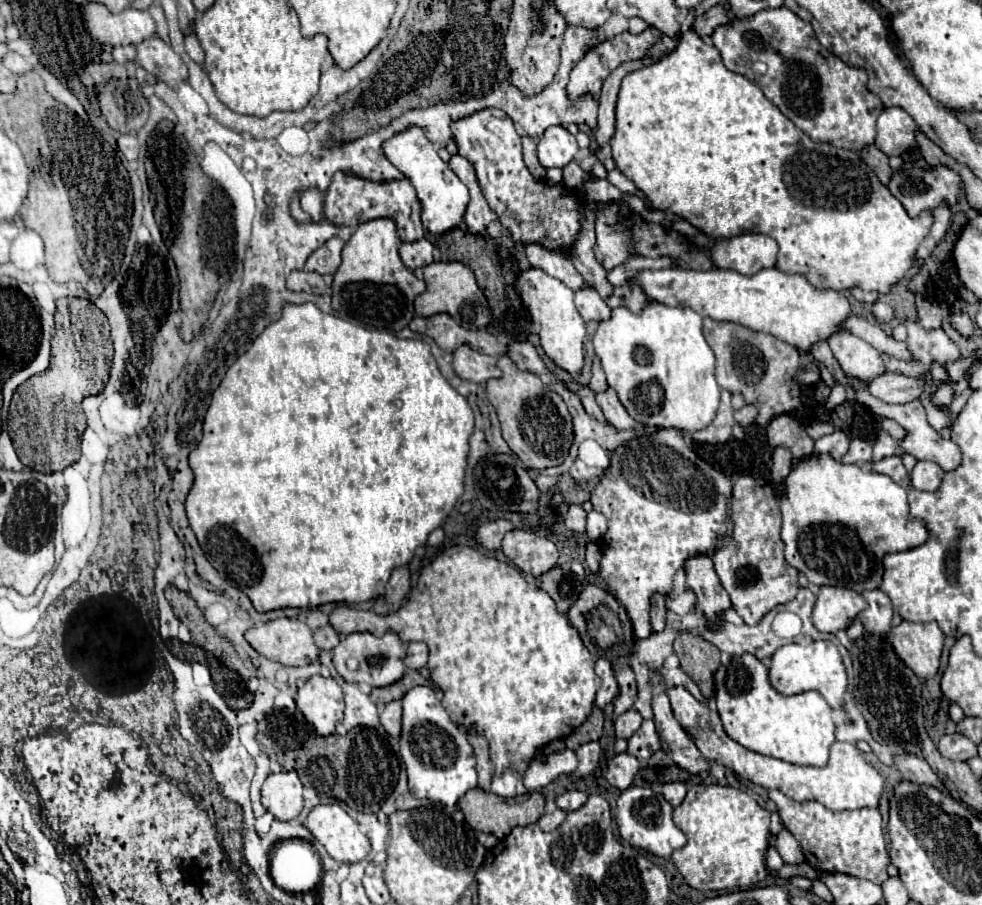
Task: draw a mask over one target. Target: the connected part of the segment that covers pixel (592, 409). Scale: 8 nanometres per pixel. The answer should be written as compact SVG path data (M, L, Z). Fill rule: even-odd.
M588 392L586 396L582 396L582 402L584 402L584 408L586 408L588 414L592 414L594 418L598 418L600 422L606 422L604 416L602 416L602 410L598 408L598 404L596 404L596 400L594 400L594 392Z

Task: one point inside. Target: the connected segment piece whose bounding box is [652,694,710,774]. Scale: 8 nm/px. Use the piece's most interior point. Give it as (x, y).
(676, 742)

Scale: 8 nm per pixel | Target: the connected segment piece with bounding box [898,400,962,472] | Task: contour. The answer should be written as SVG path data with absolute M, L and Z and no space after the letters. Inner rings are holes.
M920 400L898 406L898 424L908 430L902 450L918 460L936 462L944 472L956 470L962 462L960 448L952 440L944 440L928 422Z

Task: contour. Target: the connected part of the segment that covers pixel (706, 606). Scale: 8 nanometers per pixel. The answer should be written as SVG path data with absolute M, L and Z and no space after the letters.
M696 556L686 562L686 586L696 594L696 608L706 616L708 628L718 628L720 614L732 608L732 602L714 572L712 558Z

